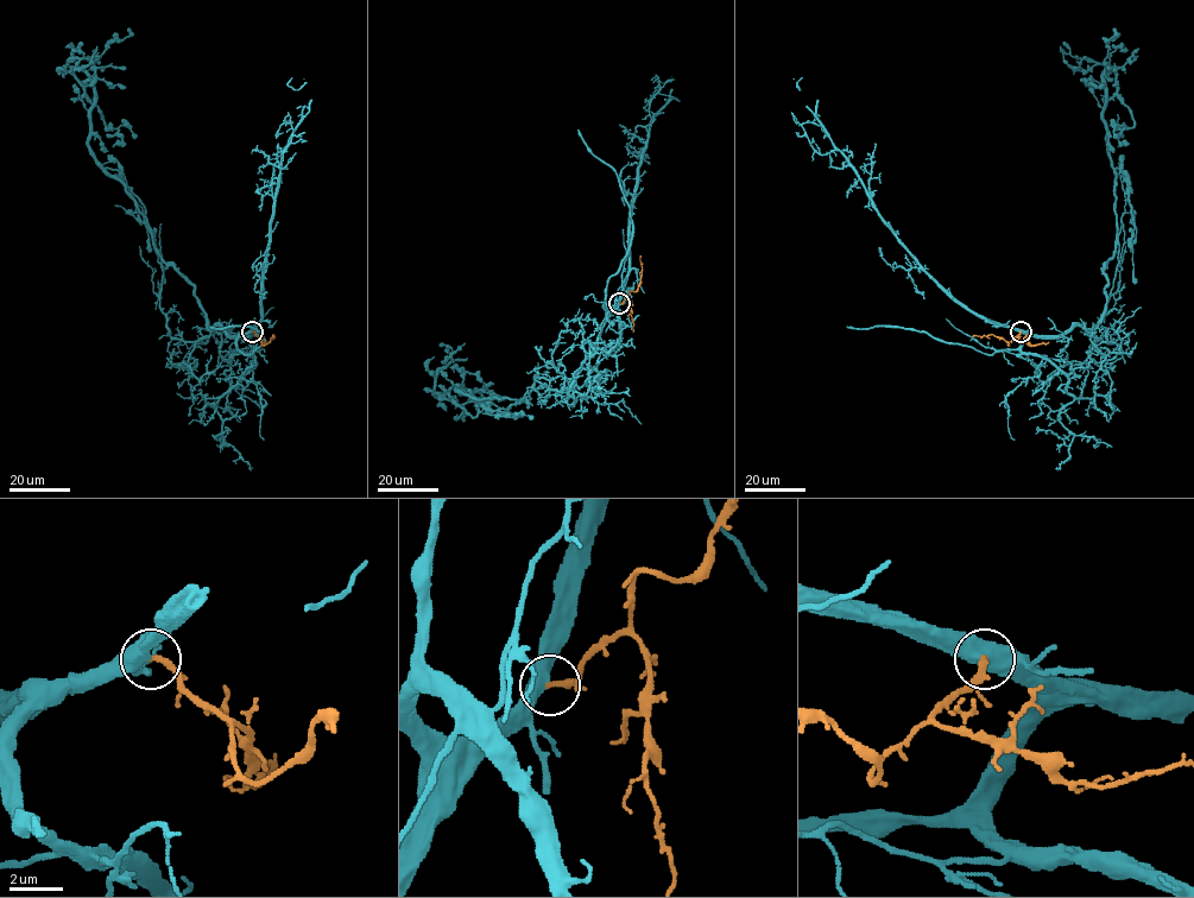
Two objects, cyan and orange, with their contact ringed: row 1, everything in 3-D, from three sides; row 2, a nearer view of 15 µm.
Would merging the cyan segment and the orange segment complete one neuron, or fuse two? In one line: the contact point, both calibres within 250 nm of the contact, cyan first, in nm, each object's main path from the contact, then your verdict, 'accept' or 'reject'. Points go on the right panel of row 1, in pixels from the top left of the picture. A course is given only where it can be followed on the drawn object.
(1021, 331) | 550/240 nm | cyan via (1021, 331), (1092, 328), (1106, 303), (1104, 266), (1117, 240), (1107, 69), (1134, 121), (1117, 126), (1117, 138) | orange via (1021, 331), (1008, 346), (992, 335), (973, 336) | accept

